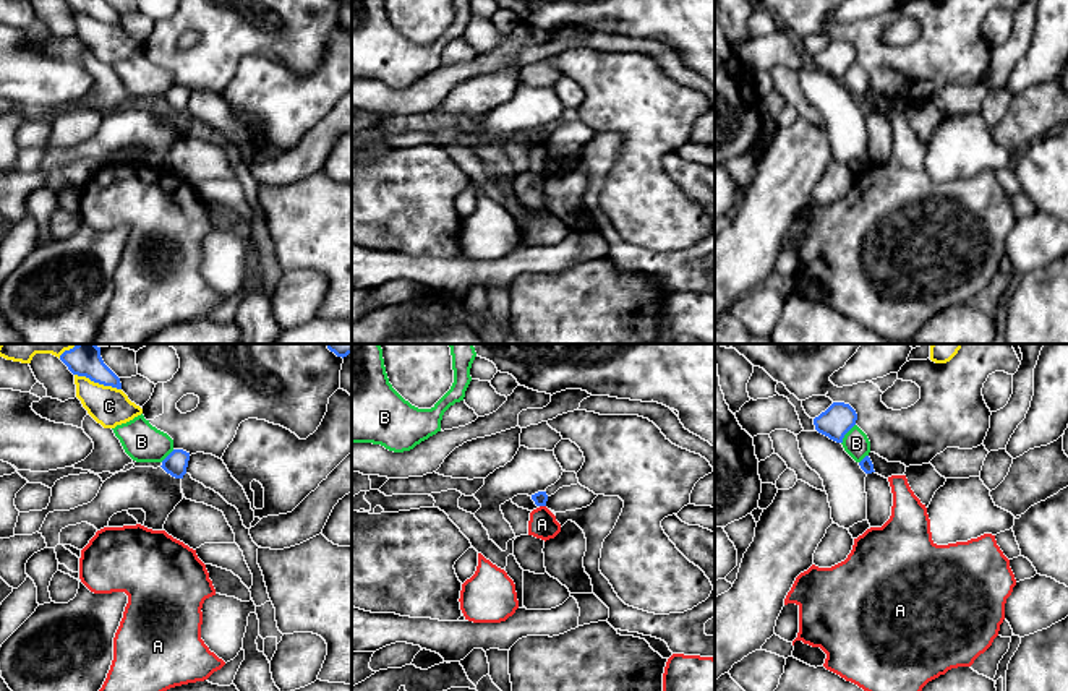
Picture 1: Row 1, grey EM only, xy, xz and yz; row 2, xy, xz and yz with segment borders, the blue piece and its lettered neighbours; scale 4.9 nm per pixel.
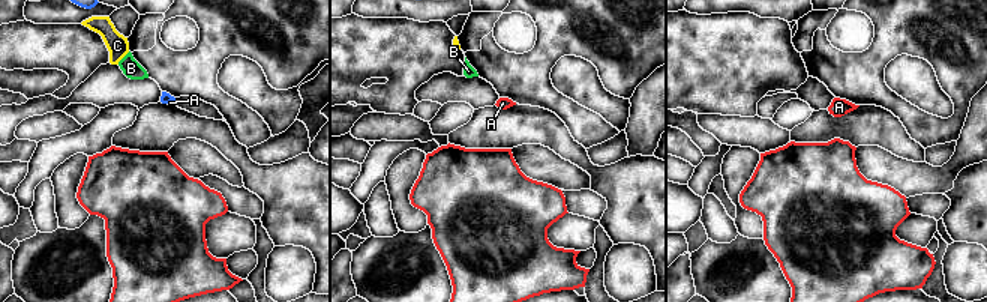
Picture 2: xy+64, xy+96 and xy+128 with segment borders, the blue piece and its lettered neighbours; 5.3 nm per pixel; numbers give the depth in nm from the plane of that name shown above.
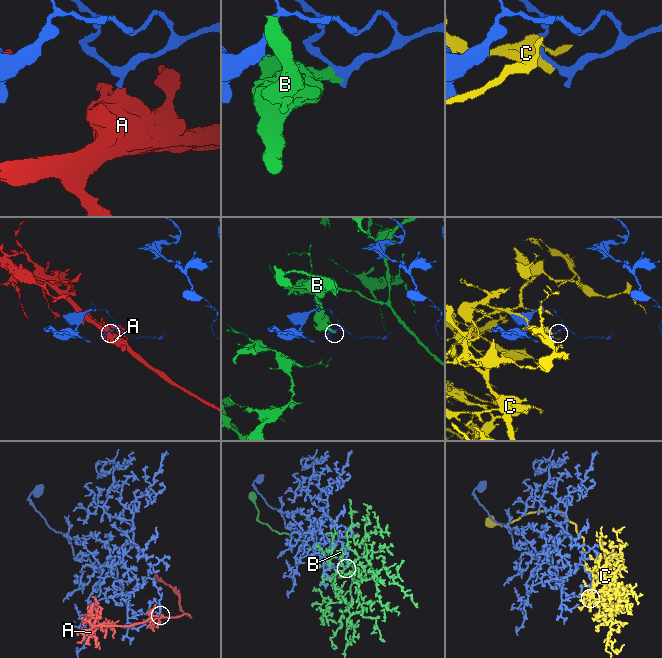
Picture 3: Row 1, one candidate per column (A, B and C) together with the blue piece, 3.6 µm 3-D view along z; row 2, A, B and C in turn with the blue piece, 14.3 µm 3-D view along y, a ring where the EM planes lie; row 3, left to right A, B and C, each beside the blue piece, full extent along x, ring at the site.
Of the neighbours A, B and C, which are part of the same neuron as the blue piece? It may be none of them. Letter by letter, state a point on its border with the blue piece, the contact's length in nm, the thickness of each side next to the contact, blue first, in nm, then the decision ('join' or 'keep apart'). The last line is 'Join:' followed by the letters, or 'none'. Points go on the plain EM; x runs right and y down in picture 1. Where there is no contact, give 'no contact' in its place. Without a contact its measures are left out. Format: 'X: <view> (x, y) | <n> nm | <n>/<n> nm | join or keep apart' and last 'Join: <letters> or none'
A: xz (543, 141) | 30 nm | 70/140 nm | keep apart
B: yz (846, 68) | 120 nm | 160/130 nm | keep apart
C: xy (98, 18) | 240 nm | 100/190 nm | keep apart
Join: none

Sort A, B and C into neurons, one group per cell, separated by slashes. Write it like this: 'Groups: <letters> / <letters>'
Groups: A / B / C

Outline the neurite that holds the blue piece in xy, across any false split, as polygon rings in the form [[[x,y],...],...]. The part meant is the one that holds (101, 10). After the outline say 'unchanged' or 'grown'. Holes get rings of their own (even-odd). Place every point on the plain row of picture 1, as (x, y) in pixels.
[[[65,0],[73,11],[94,19],[122,26],[120,15],[105,0]]]; unchanged

